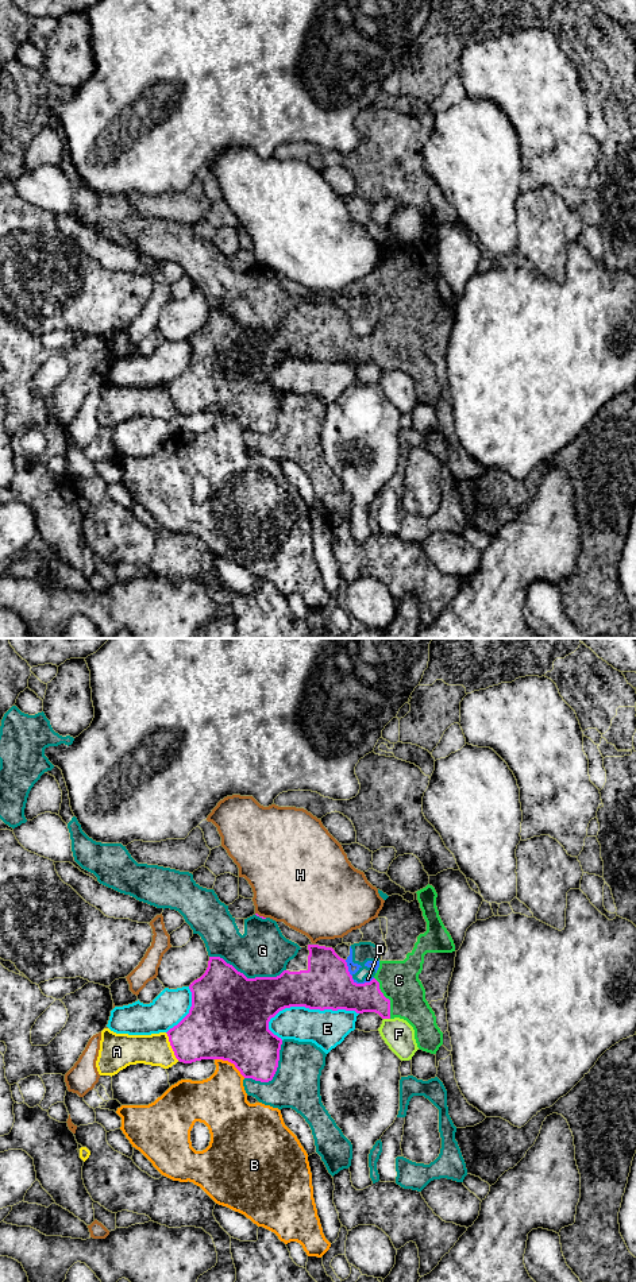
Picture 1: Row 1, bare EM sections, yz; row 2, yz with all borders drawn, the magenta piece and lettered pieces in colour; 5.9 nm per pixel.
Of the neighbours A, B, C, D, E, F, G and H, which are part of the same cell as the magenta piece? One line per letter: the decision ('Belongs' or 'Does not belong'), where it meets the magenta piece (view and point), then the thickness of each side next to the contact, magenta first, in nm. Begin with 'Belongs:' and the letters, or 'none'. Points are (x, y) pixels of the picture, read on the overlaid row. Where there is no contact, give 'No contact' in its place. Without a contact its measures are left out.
Belongs: C
A: Does not belong. Touches magenta at yz (170, 1045). Thickness 340 nm (magenta) against 190 nm
B: Does not belong. Touches magenta at yz (231, 1062). Thickness 480 nm (magenta) against 320 nm
C: Belongs. Touches magenta at yz (385, 997). Thickness 190 nm (magenta) against 240 nm
D: Does not belong. Touches magenta at yz (347, 968). Thickness 300 nm (magenta) against 60 nm
E: Does not belong. Touches magenta at yz (309, 1008). Thickness 300 nm (magenta) against 220 nm
F: Does not belong. Touches magenta at yz (386, 1018). Thickness 180 nm (magenta) against 180 nm
G: Does not belong. Touches magenta at yz (246, 977). Thickness 480 nm (magenta) against 300 nm
H: Does not belong. Touches magenta at yz (261, 916). Thickness 20 nm (magenta) against 440 nm

